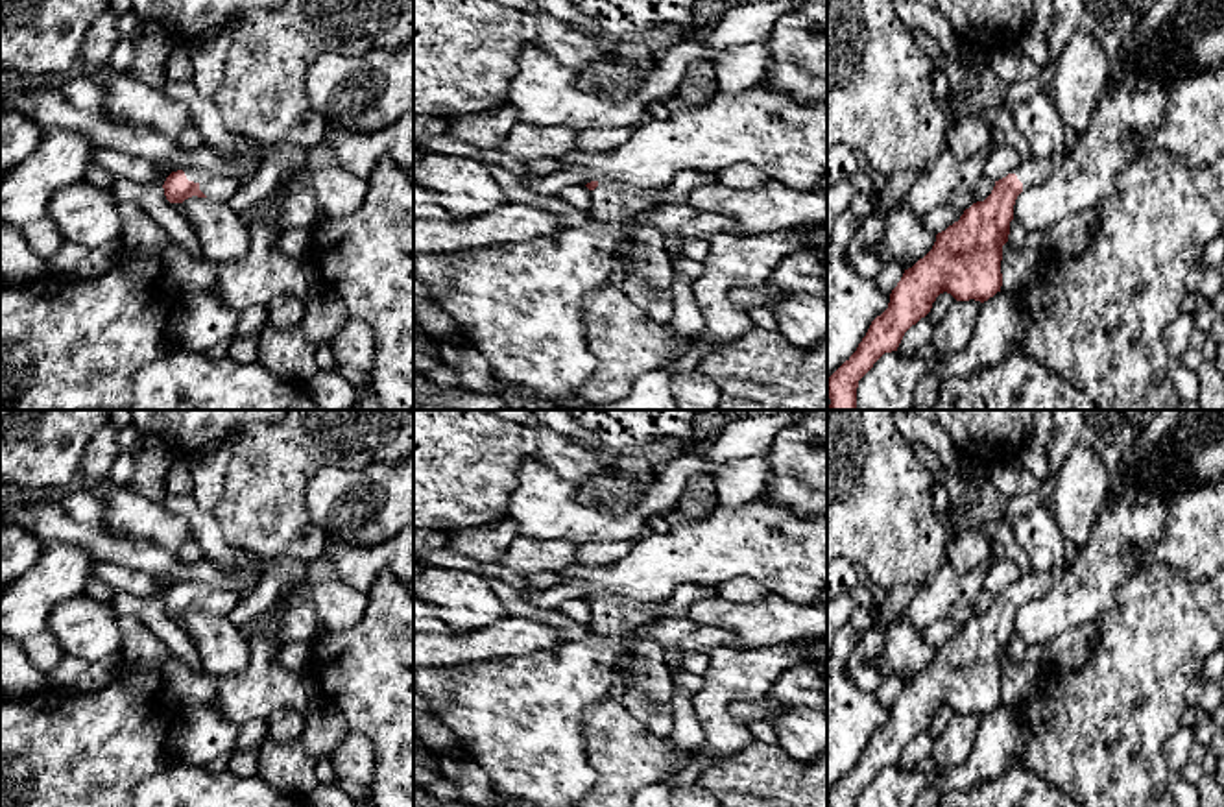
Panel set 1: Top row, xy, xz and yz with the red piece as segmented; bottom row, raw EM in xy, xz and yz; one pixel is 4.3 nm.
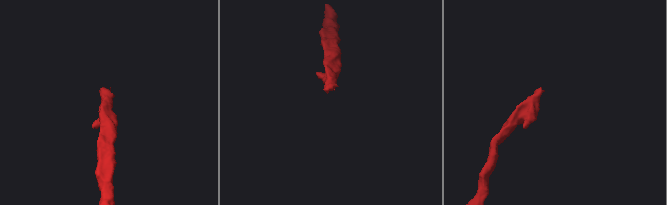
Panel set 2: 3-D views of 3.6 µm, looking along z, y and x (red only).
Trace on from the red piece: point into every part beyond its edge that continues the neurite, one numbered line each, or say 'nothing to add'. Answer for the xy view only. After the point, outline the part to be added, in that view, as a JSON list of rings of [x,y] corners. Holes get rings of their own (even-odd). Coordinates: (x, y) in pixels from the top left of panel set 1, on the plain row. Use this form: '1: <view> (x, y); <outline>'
1: xy (216, 601); [[[186,582],[183,585],[185,585],[188,595],[194,595],[199,598],[199,604],[210,615],[229,617],[240,600],[240,595],[236,591],[231,591],[231,589],[205,585],[199,582]]]

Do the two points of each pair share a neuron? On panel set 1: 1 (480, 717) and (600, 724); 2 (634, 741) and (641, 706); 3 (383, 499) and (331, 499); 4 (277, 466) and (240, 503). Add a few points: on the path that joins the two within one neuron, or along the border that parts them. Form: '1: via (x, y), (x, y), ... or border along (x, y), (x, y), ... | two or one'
1: border along (608, 697), (584, 710), (584, 745), (591, 765) | two
2: border along (608, 695), (652, 734), (667, 737) | two
3: via (370, 499), (344, 499) | one
4: via (268, 475), (250, 493) | one

